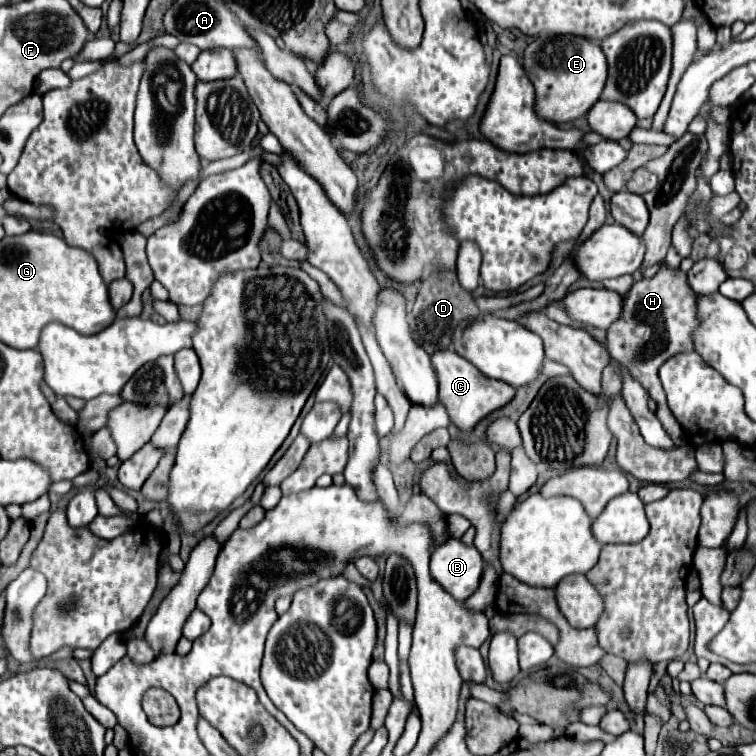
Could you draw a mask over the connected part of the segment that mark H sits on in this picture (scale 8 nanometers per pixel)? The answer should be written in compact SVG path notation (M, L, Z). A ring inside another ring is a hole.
M662 260L660 270L652 278L642 278L632 286L624 298L622 316L608 328L608 352L614 360L628 368L628 372L650 392L650 398L656 400L656 416L666 432L672 436L677 447L688 446L684 432L670 408L666 406L666 396L662 394L658 368L674 354L690 352L692 348L692 330L698 326L696 318L696 298L694 290L686 282L686 274L680 268L670 268Z

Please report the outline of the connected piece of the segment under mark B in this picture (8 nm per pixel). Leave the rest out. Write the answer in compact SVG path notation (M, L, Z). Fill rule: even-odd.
M456 538L436 546L430 556L430 574L456 600L466 600L480 584L484 560L474 546L466 546Z

